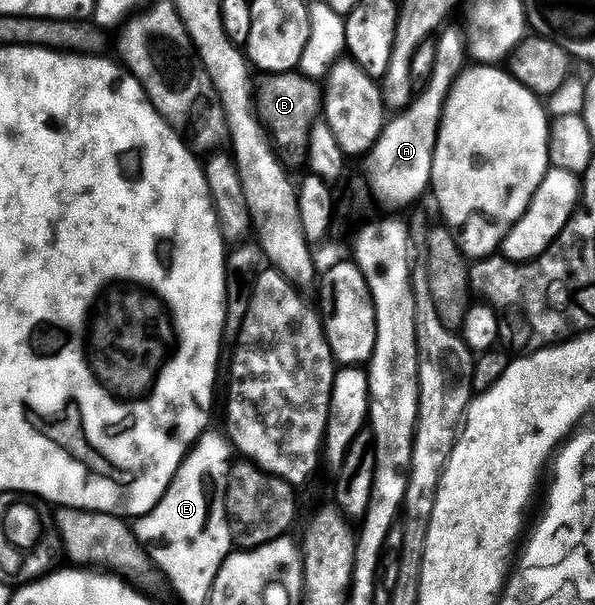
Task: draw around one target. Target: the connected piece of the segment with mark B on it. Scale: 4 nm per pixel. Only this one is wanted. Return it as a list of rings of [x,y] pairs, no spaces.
[[[286,71],[283,75],[267,74],[262,84],[256,87],[256,114],[263,127],[266,128],[270,142],[273,143],[278,158],[286,164],[287,168],[295,169],[307,162],[310,153],[310,130],[319,122],[324,111],[324,87],[316,78],[310,78],[301,73]]]

